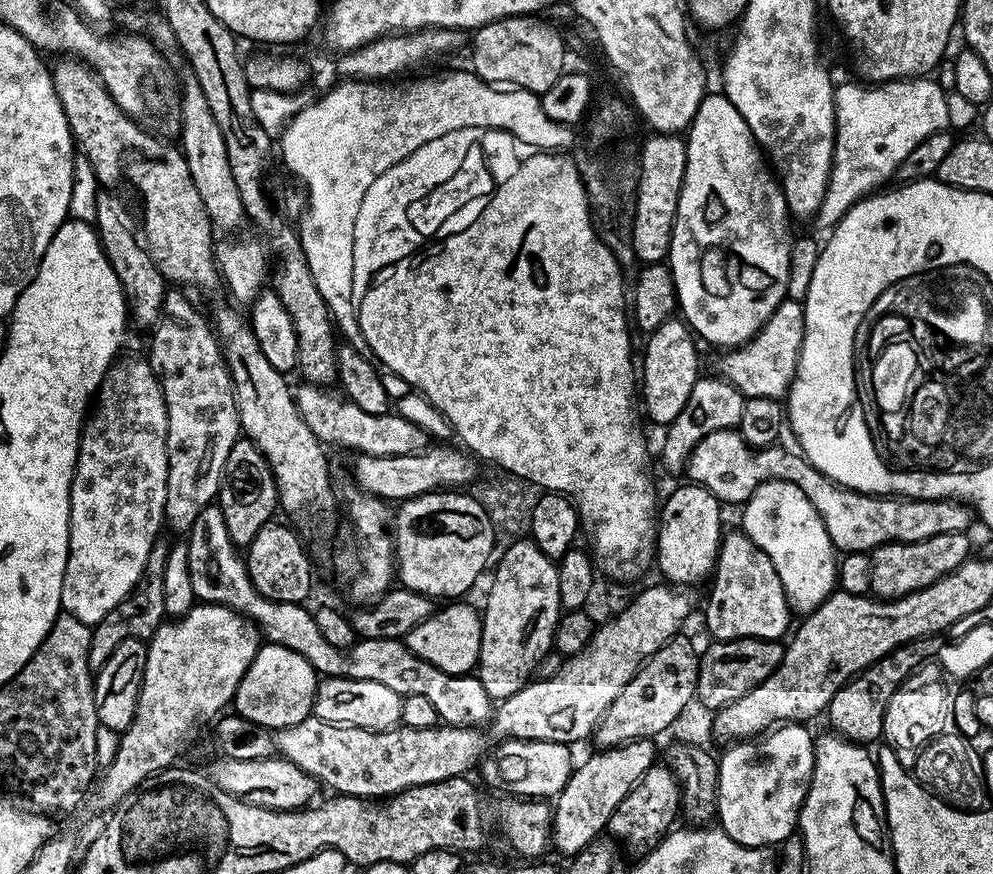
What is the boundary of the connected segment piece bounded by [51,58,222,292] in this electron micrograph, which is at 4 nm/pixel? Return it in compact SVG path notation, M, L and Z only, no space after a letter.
M60 58L60 60L51 69L52 81L56 87L56 93L58 98L62 102L62 110L66 114L68 119L68 125L72 131L73 141L78 145L82 151L83 159L90 162L90 166L94 170L97 181L104 186L112 186L108 184L124 184L128 183L130 187L136 188L136 192L140 195L140 200L144 203L144 232L142 228L142 240L146 245L148 253L151 254L153 262L158 266L158 270L164 275L165 281L169 285L179 286L181 289L189 290L188 288L201 288L204 292L212 292L216 287L221 287L222 277L220 275L220 269L216 262L216 244L212 235L214 235L214 229L210 218L206 214L206 206L202 206L202 197L198 194L198 189L194 187L194 178L190 178L190 166L186 166L186 158L184 153L180 151L179 147L175 143L169 142L167 139L155 136L152 132L148 132L145 128L141 128L139 124L135 124L132 119L124 113L118 106L118 102L114 102L114 98L110 96L106 86L101 82L99 76L84 63L83 60L75 58Z

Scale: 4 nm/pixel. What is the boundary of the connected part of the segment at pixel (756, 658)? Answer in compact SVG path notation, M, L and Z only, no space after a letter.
M742 638L741 640L718 640L709 643L709 648L699 653L700 669L696 683L695 697L702 705L719 710L732 702L738 702L754 686L766 682L784 657L785 645L780 640L759 640L758 638Z

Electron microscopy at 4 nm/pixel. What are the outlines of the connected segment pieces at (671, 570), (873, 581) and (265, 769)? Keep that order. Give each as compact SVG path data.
M684 482L684 485L681 488L676 488L673 490L672 493L668 496L668 501L663 501L662 504L662 511L659 513L658 516L658 531L656 533L656 559L655 563L658 565L660 564L660 572L665 581L669 585L672 586L688 586L684 584L696 584L699 582L700 579L705 576L705 578L711 577L713 575L714 569L716 567L716 557L720 551L720 542L722 539L722 527L720 528L720 511L722 511L722 505L719 500L717 500L714 494L710 494L710 490L706 490L700 484L693 484L691 482Z
M968 532L954 534L934 534L934 538L926 538L926 542L910 542L909 544L883 544L870 556L870 592L873 597L882 600L897 600L911 592L922 590L938 578L958 567L969 559L972 544L968 541Z
M273 754L265 760L254 762L227 758L220 758L217 761L217 764L206 768L207 775L222 790L226 790L226 794L247 804L269 808L275 812L294 812L311 805L317 799L315 798L316 788L318 789L316 777L306 774L306 770L294 766L292 762L279 755Z

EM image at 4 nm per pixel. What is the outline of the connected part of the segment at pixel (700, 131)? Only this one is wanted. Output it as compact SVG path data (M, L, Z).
M723 94L705 95L698 106L697 113L694 114L692 123L686 129L686 170L684 171L684 181L682 190L678 198L678 210L676 211L676 221L672 231L672 241L668 251L666 261L674 274L674 286L676 287L676 303L678 312L686 321L689 328L701 341L708 344L717 344L720 350L731 350L752 339L758 334L758 330L774 314L774 310L786 299L788 295L788 275L790 274L790 250L792 249L793 233L788 233L788 220L790 213L788 203L784 197L784 192L780 189L779 179L770 171L766 163L765 153L759 144L756 143L754 134L750 126L746 126L746 118L734 110L734 106L729 102L727 96Z

